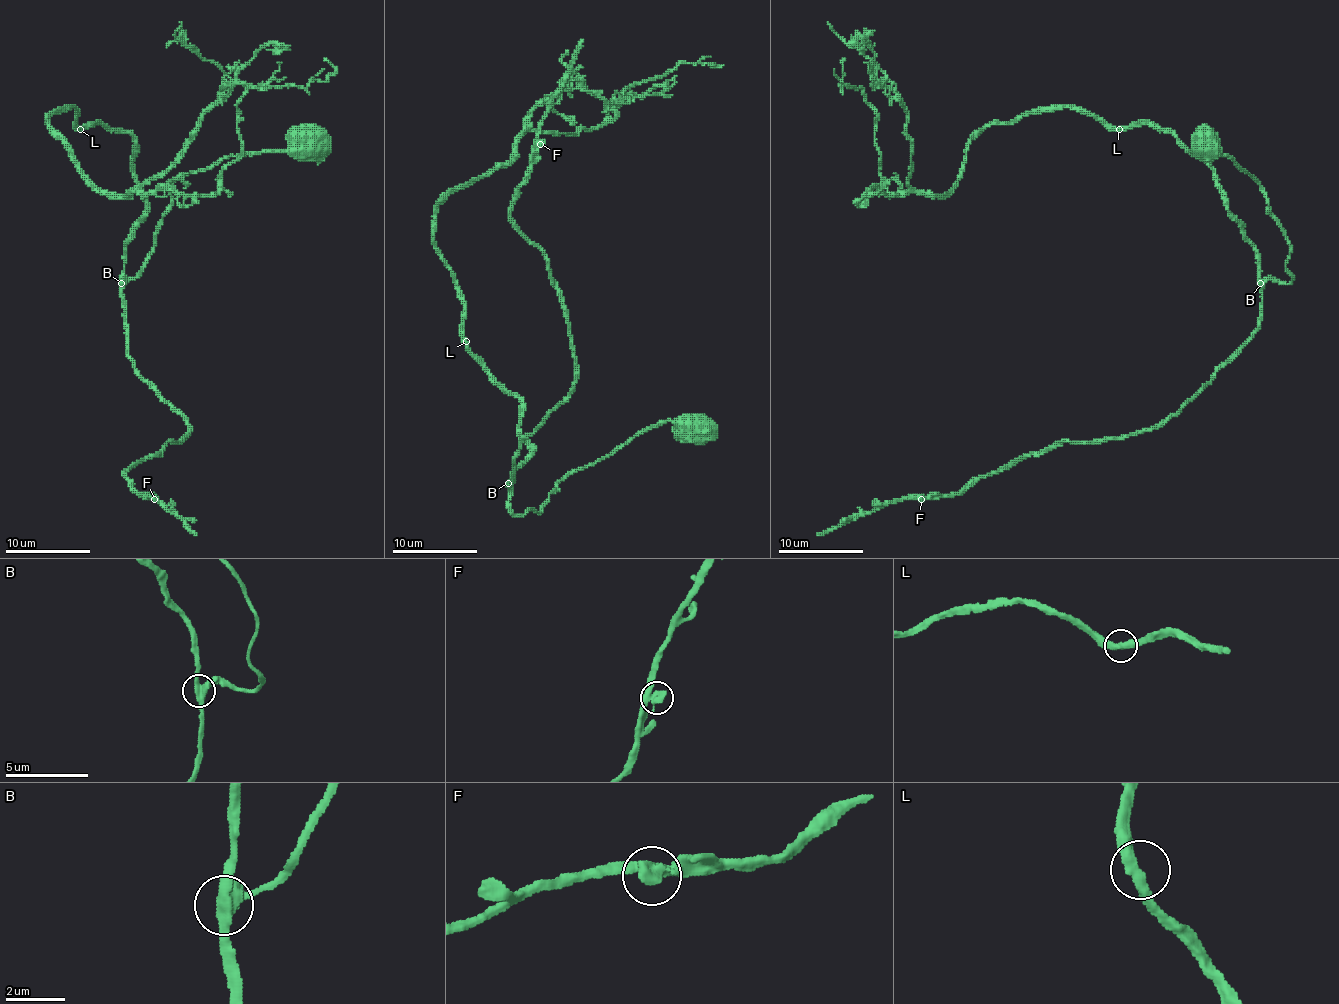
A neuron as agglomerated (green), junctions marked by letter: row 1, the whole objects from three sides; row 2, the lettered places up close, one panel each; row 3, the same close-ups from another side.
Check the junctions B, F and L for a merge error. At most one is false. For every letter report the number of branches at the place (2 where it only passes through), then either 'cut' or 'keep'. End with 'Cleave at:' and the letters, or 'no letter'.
B: 3 branches meet; keep
F: 2 branches meet; keep
L: 2 branches meet; keep
Cleave at: no letter

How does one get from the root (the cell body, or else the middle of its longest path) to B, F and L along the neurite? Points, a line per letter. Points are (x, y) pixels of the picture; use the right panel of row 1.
B: (1204, 143), (1213, 141), (1198, 150), (1228, 156), (1260, 186), (1290, 246), (1285, 269), (1292, 280), (1260, 284)
F: (1204, 143), (1260, 186), (1290, 246), (1292, 280), (1264, 284), (1260, 329), (1156, 426), (1058, 441), (921, 499)
L: (1204, 143), (1260, 186), (1290, 246), (1288, 284), (1260, 277), (1256, 246), (1198, 156), (1173, 133), (1119, 128)

